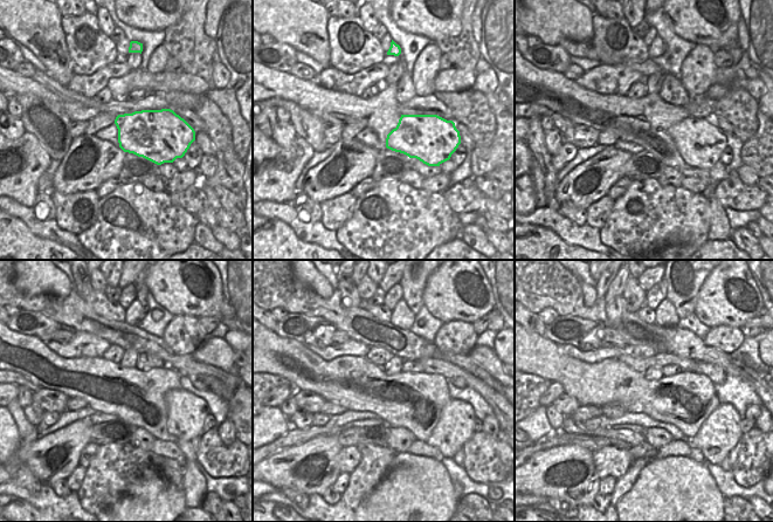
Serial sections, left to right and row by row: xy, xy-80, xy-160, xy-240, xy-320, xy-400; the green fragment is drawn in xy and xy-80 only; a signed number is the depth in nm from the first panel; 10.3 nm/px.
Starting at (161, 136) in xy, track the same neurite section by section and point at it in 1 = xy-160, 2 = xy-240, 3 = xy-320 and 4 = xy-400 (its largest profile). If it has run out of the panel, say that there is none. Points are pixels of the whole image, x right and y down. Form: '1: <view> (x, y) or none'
1: xy-160 (699, 142)
2: xy-240 (186, 412)
3: xy-320 (456, 425)
4: xy-400 (719, 433)

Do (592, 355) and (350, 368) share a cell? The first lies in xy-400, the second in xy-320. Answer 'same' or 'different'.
different

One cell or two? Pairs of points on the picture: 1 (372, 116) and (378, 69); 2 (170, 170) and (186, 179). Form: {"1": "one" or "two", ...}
{"1": "two", "2": "two"}

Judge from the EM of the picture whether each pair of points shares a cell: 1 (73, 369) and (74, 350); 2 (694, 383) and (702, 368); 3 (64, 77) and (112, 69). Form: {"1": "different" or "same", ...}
{"1": "different", "2": "different", "3": "different"}

